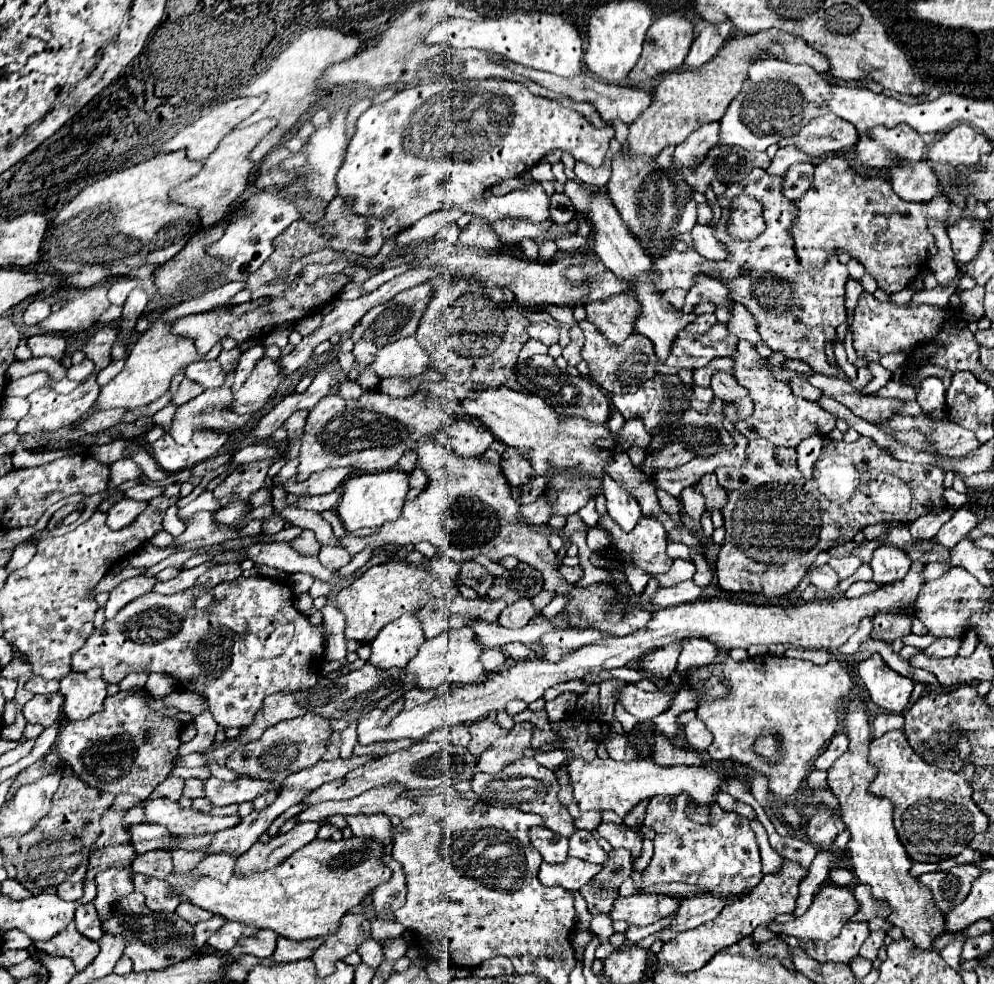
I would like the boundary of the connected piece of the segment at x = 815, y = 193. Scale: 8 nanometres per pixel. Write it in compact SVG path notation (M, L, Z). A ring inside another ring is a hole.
M838 155L826 157L816 165L812 189L806 195L802 195L796 201L796 205L800 213L792 225L792 237L802 267L816 269L824 265L830 255L844 251L850 257L858 259L874 275L878 287L886 293L902 291L912 283L912 277L920 275L928 259L928 245L934 243L928 231L928 219L946 223L948 211L952 209L952 203L946 195L938 195L936 199L932 199L932 203L908 203L892 191L890 183L882 175L860 175L850 167L850 163L844 157Z

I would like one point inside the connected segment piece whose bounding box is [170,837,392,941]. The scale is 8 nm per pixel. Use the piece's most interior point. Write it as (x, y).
(305, 896)

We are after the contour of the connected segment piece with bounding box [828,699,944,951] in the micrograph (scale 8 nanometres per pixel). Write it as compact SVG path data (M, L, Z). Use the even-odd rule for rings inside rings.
M854 699L848 705L848 715L844 719L844 729L850 737L848 751L834 761L828 769L828 785L840 801L842 821L850 831L850 841L846 849L852 855L852 869L860 883L872 887L872 895L878 901L886 901L890 907L888 919L892 925L900 927L904 937L912 939L914 945L922 951L928 951L932 939L944 933L944 915L936 907L932 893L928 887L920 885L908 871L912 861L900 843L896 829L892 825L892 803L888 799L880 799L868 791L872 779L876 777L876 767L870 763L868 745L872 741L872 731L866 717L866 707L860 699Z

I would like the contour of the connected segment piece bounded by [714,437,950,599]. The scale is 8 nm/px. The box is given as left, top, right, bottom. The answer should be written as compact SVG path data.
M858 437L854 443L830 441L814 463L814 477L806 479L796 467L796 449L784 449L756 439L748 443L748 465L744 469L718 467L718 483L728 491L728 503L722 509L726 539L716 559L718 585L724 591L748 591L762 597L786 597L798 589L808 567L820 551L852 541L858 531L882 521L912 523L920 515L950 509L944 501L944 475L938 465L914 465L898 461L888 449L878 447L874 439Z

